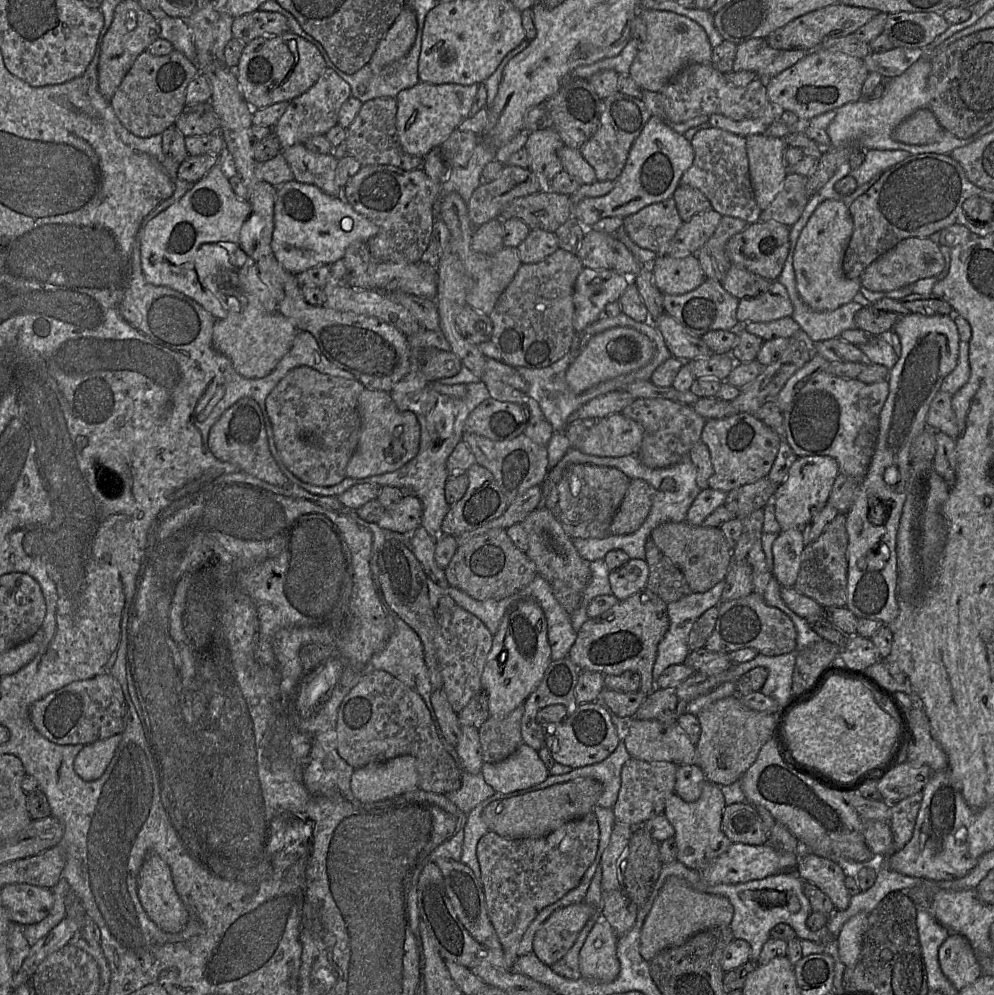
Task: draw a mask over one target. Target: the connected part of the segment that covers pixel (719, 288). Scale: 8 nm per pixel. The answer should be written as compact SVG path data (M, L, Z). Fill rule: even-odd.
M706 278L696 289L681 295L663 295L664 312L673 317L690 334L702 337L713 330L737 330L739 299L728 293L722 282Z

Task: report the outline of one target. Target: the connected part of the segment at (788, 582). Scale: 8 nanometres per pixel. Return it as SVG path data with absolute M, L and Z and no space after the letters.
M801 529L781 531L773 542L772 575L781 587L793 587L805 546Z

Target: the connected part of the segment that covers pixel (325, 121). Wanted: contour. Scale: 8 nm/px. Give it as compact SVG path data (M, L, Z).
M326 67L313 86L289 102L286 111L273 127L273 133L279 138L282 151L295 144L305 144L313 136L325 135L338 124L341 106L350 96L350 85Z

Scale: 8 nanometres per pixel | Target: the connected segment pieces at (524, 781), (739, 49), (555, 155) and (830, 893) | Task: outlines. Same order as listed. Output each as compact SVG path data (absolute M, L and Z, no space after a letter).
M523 743L505 760L484 763L481 773L496 792L503 794L540 784L549 776L538 751Z
M753 38L736 45L733 71L753 71L758 79L769 79L796 64L807 50L779 50L770 47L765 38Z
M552 128L530 132L525 148L530 157L529 168L548 184L563 170L559 150L565 146L558 133Z
M801 851L795 873L804 882L810 882L824 892L836 910L846 910L851 895L845 887L845 878L851 869L844 864L820 857L811 852Z

